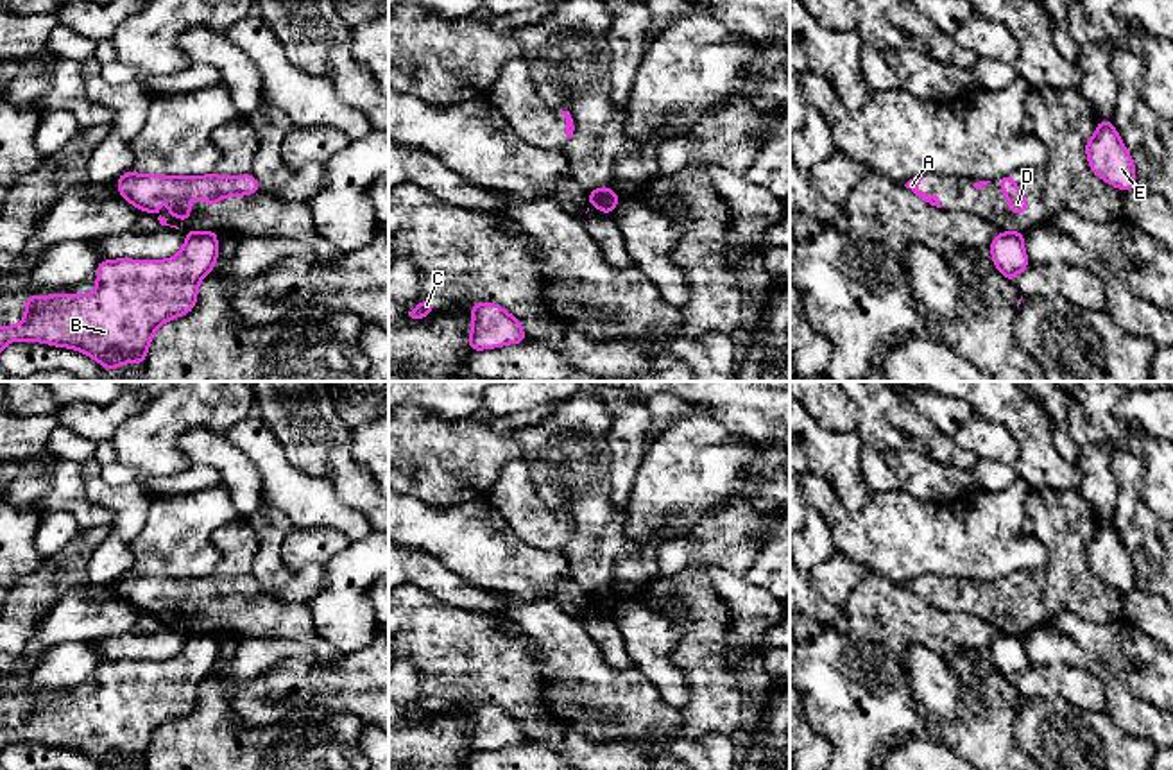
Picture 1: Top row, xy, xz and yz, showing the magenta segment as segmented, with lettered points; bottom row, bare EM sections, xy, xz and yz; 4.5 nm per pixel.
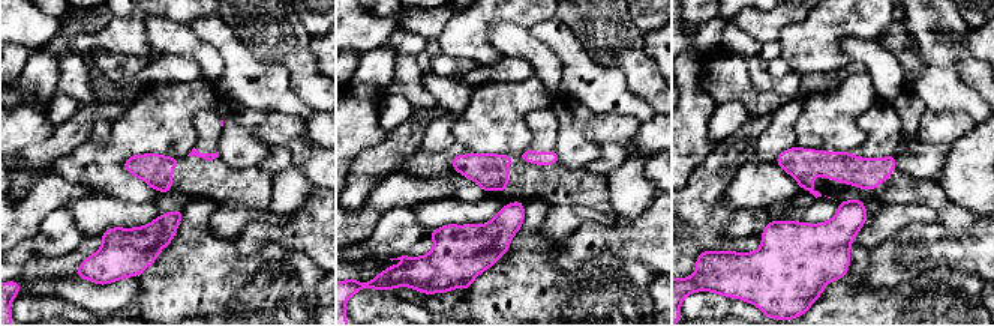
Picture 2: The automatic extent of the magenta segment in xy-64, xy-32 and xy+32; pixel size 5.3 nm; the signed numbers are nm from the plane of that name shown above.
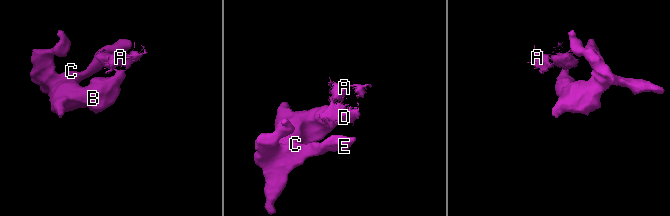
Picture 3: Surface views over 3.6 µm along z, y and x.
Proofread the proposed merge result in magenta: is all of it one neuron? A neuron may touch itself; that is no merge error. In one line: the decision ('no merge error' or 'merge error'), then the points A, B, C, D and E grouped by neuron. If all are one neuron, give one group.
merge error; A D / B C E

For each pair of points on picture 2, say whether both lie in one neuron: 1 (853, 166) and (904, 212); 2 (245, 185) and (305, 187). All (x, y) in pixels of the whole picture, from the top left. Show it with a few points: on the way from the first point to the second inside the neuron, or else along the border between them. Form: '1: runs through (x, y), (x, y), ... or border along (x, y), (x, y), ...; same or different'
1: border along (885, 203), (928, 203), (931, 206); different
2: border along (273, 175), (272, 202), (267, 212); different

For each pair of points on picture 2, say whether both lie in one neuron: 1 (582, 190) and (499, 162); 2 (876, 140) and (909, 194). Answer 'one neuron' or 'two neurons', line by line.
1: one neuron
2: one neuron

